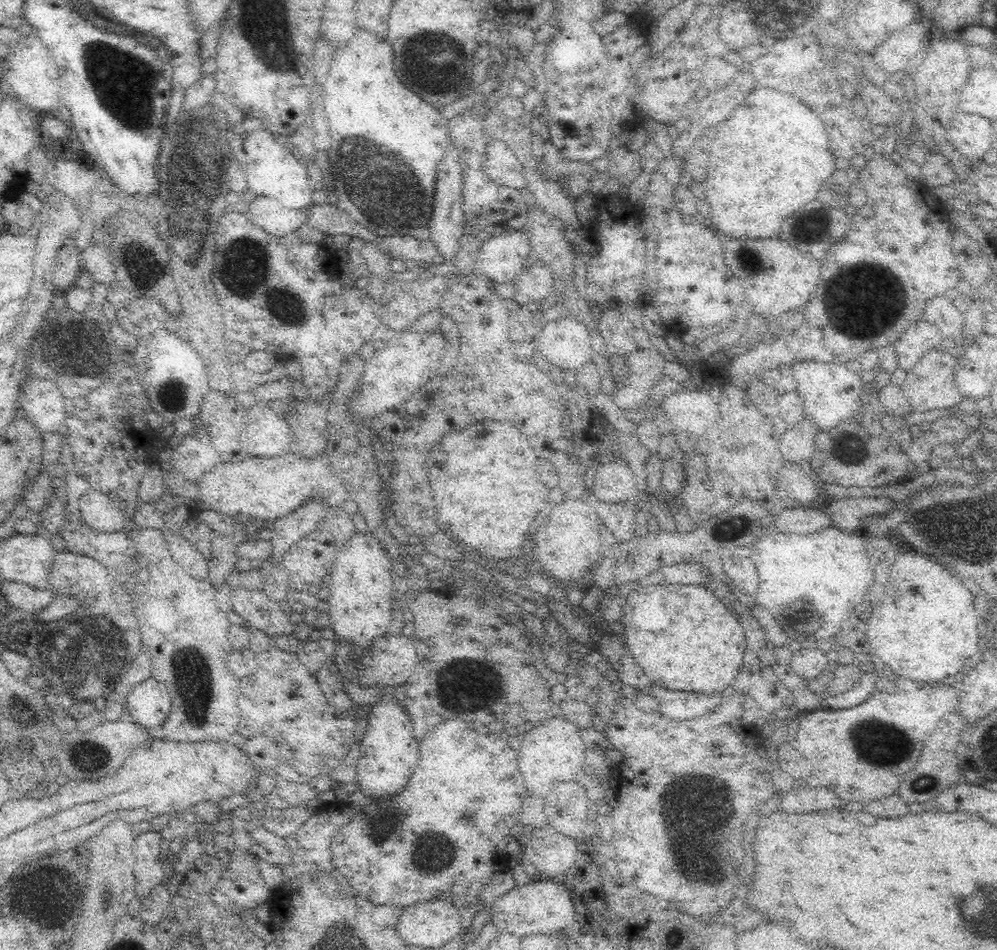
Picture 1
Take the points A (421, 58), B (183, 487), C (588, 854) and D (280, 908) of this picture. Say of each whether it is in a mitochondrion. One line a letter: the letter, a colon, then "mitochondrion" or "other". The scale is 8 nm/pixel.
A: mitochondrion
B: other
C: other
D: other

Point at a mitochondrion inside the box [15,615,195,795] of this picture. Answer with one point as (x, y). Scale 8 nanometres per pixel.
(92, 758)

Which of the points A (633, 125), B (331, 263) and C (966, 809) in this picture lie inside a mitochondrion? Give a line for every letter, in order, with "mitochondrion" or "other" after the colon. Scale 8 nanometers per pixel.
A: other
B: other
C: other

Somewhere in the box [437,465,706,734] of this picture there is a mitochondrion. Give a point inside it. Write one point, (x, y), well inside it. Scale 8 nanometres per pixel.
(466, 684)

